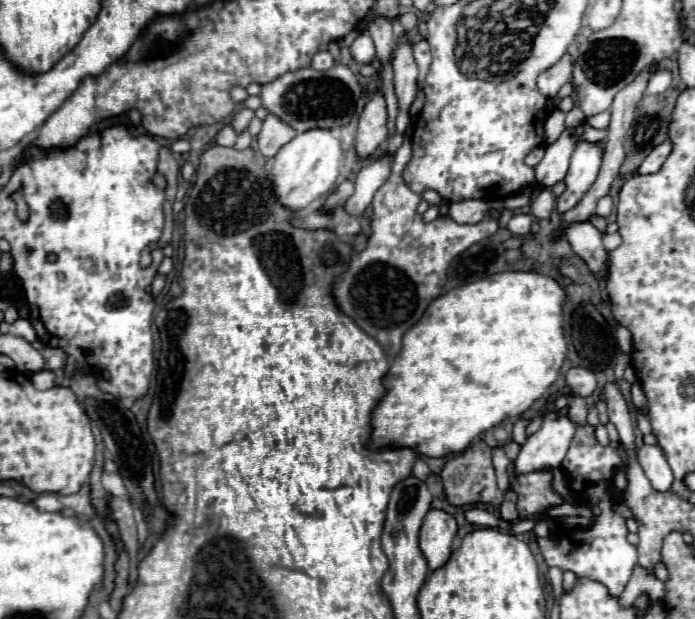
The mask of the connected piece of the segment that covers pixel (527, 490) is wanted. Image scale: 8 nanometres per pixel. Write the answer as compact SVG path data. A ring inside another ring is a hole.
M510 464L508 474L510 474L510 488L518 494L516 506L522 518L540 514L544 508L562 502L562 498L552 490L550 472L538 470L538 472L516 476L514 464Z

